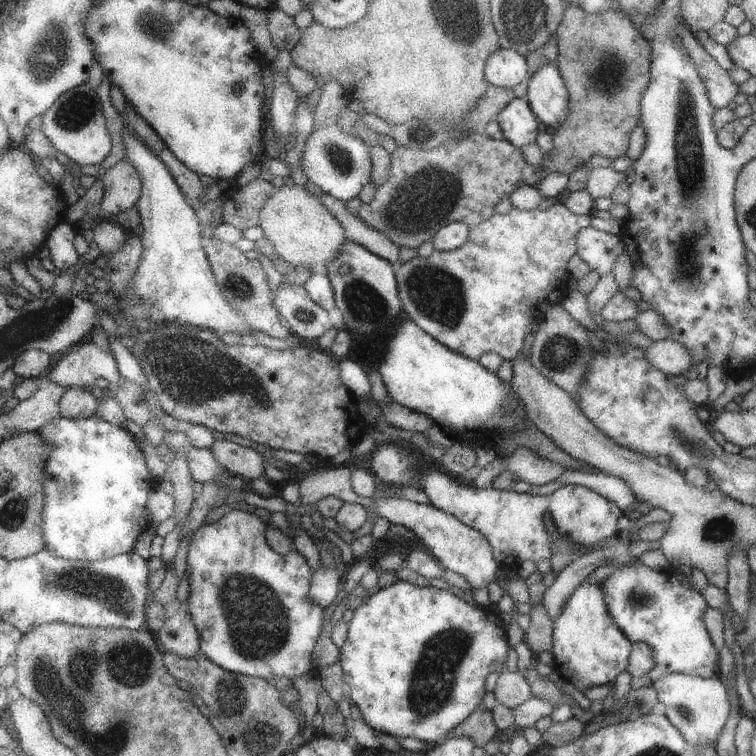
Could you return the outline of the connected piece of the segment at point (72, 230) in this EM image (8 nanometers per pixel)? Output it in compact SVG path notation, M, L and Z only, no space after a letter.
M71 219L60 223L49 236L47 246L51 248L51 259L57 272L71 271L80 258L83 258L76 248L76 238L81 230Z

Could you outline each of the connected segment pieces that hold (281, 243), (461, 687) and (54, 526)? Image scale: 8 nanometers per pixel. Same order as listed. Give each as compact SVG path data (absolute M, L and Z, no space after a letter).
M284 184L266 201L261 219L264 236L273 242L276 254L297 269L310 269L312 274L327 274L329 264L350 241L343 221L310 192L309 185Z
M407 581L380 589L354 612L349 639L341 649L345 679L354 688L352 696L362 710L356 708L377 734L396 738L414 737L426 743L439 740L454 726L476 712L486 690L484 682L490 672L506 671L508 642L502 622L487 607L470 606L452 592L432 585L415 586Z
M97 415L87 419L63 416L51 420L42 432L53 446L48 470L54 478L46 481L45 490L49 500L45 511L45 533L49 540L46 549L67 559L87 561L131 553L140 540L138 536L154 527L147 510L151 494L158 487L140 442L128 434L126 427L112 424Z

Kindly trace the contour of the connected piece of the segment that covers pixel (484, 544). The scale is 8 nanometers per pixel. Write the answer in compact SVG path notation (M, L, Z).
M373 499L379 516L388 517L393 523L403 524L414 530L429 553L441 562L442 567L461 574L471 584L472 590L488 587L491 582L496 582L495 572L500 563L495 559L492 543L483 533L434 504L406 499Z

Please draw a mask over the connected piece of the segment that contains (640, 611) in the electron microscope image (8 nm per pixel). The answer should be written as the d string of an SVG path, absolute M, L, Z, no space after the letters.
M643 563L616 569L601 584L601 591L613 622L633 642L645 642L652 649L654 666L646 673L653 683L666 673L684 673L710 678L719 674L719 652L703 622L708 609L705 593L685 585L675 569L654 571Z

